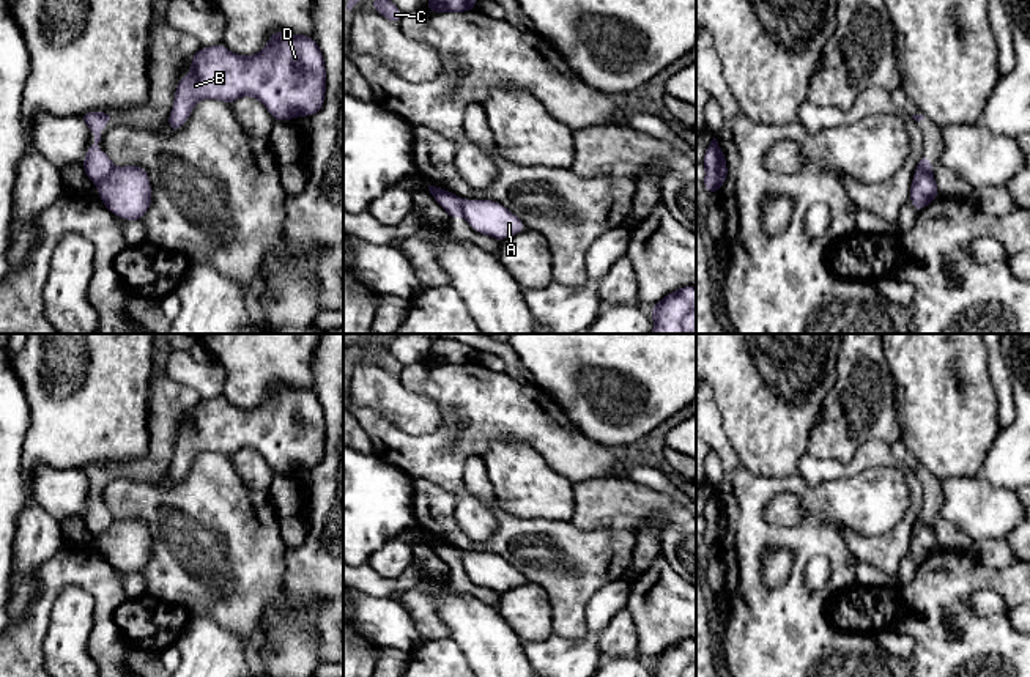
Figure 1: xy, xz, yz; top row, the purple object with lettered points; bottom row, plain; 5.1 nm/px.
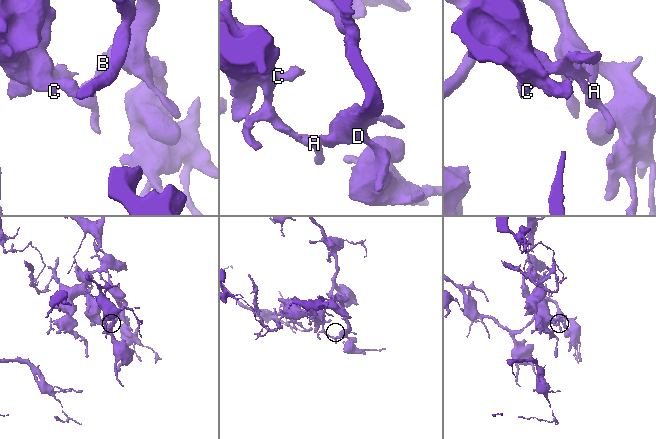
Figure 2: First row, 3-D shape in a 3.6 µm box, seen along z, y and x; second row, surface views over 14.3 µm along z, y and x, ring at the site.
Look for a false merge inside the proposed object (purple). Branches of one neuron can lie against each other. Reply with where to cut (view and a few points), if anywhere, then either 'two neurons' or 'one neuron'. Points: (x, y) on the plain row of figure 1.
xy (114, 520), (96, 537) | two neurons

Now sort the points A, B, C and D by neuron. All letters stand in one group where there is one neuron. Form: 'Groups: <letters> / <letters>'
Groups: A B D / C

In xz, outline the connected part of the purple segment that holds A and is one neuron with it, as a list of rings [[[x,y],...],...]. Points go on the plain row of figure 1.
[[[463,553],[461,559],[465,572],[477,586],[498,594],[526,583],[526,578],[498,554]]]

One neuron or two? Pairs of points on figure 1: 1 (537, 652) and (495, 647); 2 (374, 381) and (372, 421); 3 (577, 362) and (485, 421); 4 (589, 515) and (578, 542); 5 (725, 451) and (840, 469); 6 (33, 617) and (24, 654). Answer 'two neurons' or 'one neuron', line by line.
1: two neurons
2: two neurons
3: two neurons
4: two neurons
5: two neurons
6: one neuron

